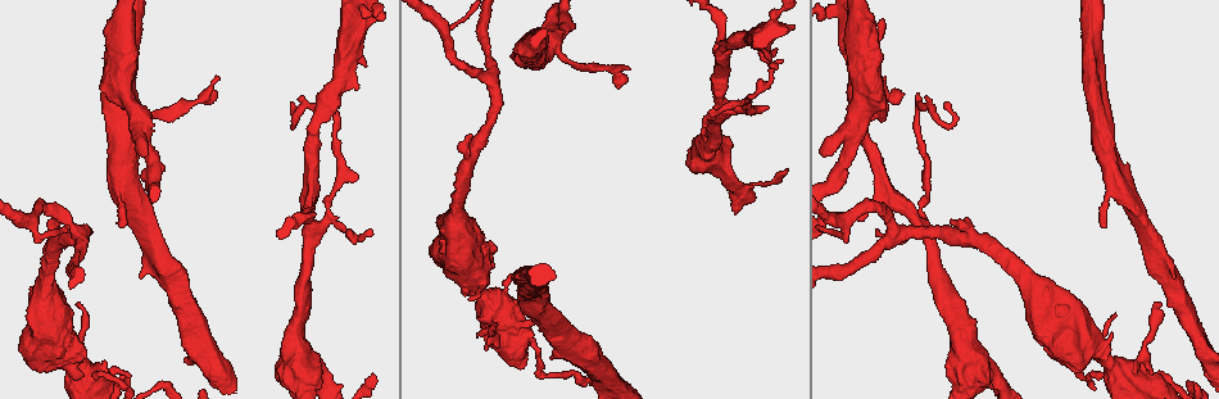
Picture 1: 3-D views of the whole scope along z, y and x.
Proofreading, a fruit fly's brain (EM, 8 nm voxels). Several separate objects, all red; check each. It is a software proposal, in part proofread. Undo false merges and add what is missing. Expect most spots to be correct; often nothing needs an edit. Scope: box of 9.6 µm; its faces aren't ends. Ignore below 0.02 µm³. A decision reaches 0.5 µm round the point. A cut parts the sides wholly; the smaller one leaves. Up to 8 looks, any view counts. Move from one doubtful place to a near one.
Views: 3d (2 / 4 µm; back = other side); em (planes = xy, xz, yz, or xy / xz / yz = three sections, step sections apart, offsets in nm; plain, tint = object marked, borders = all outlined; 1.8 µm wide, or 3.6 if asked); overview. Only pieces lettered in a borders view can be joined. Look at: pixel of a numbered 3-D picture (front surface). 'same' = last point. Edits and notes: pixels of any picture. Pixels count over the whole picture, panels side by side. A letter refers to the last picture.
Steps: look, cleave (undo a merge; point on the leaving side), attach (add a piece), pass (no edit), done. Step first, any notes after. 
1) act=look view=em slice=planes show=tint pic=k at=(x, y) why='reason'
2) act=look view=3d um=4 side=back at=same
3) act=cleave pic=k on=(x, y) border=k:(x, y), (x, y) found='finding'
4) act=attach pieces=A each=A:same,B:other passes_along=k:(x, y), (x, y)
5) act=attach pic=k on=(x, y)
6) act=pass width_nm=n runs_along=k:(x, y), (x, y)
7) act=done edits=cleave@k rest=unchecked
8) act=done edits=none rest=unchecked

act=look view=em um=3.6 slice=planes show=borders pic=1 at=(781, 174) why='tapers out'

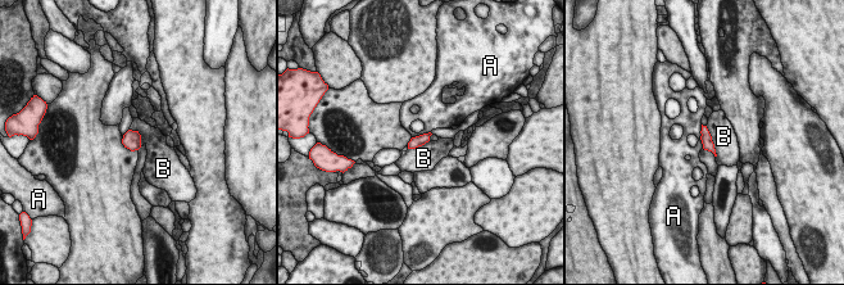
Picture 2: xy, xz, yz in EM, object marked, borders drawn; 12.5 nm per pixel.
act=pass longest_contact=B:420nm each=A:other,B:other border=2:(706, 126), (716, 157) found='no lettered piece goes on from it'

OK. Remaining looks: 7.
act=look view=em slice=xy step=4 show=plain pic=1 at=(120, 226) why='thin end'

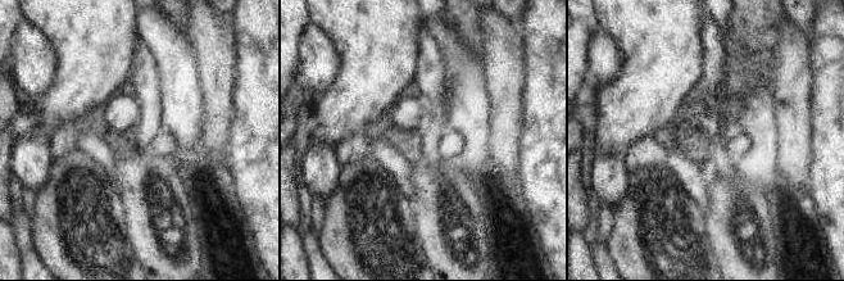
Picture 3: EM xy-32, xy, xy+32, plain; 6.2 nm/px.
act=look view=em slice=xy step=4 show=tint at=same why='with the object marked'

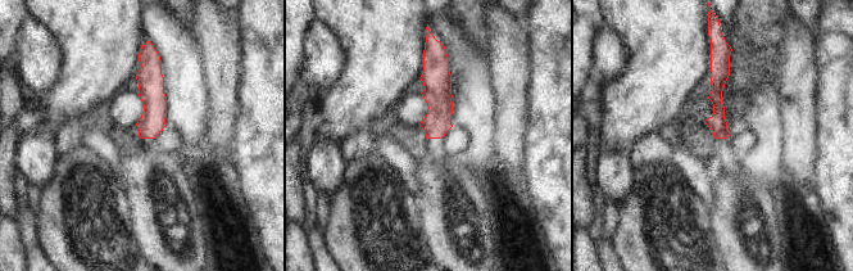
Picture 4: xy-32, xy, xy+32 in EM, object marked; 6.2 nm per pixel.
act=look view=em slice=xy step=4 show=borders at=same

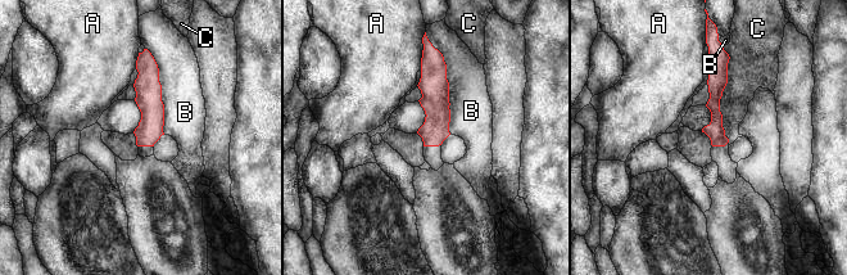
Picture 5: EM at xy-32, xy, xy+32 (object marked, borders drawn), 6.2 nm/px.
act=pass each=A:other,B:other,C:other border=5:(728, 53), (720, 99), (727, 143) found='no lettered piece goes on from it'

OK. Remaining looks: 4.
act=look view=em um=3.6 slice=planes show=borders pic=1 at=(1133, 365) why='sharp bend'

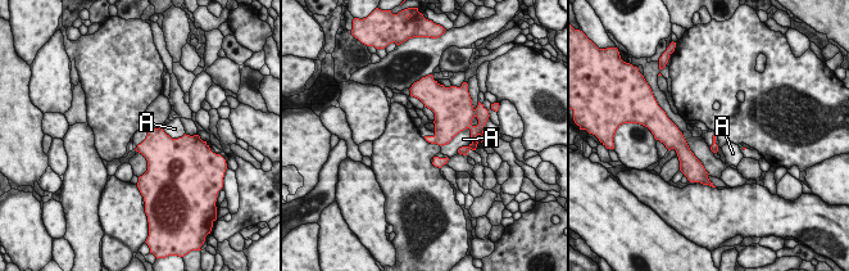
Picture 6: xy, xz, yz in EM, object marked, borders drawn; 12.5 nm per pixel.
act=pass each=A:other border=6:(468, 127), (440, 145) found='one neuron here'

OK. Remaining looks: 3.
act=look view=em slice=xz step=4 show=tint pic=1 at=(902, 94) why='branch stops here'

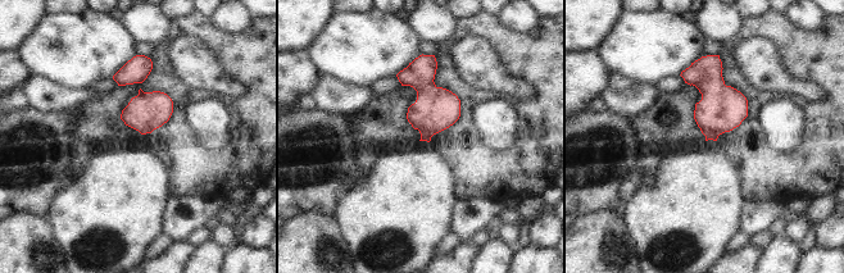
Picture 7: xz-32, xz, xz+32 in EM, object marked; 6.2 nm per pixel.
act=look view=em slice=planes show=borders at=same why='another direction'

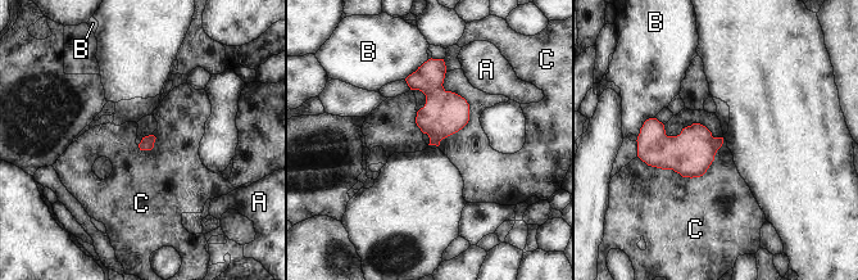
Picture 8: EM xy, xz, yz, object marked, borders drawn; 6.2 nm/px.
act=pass each=A:other,B:other,C:other border=8:(723, 138), (699, 176), (638, 156) found='no lettered piece goes on from it'

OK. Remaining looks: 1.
act=done edits=none rest=unchecked

